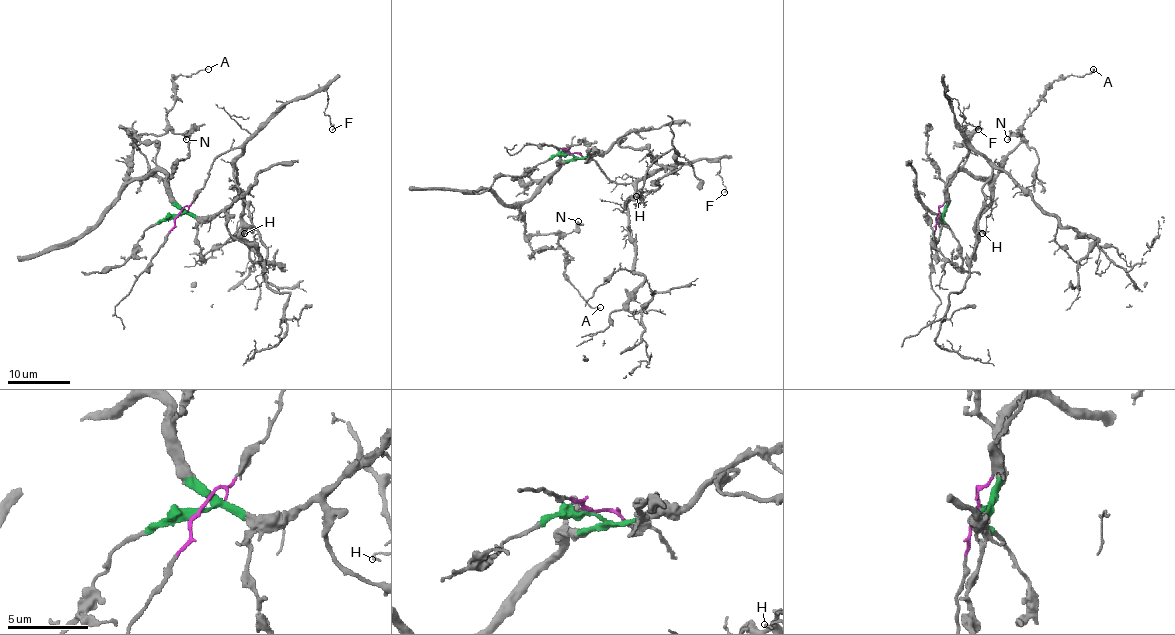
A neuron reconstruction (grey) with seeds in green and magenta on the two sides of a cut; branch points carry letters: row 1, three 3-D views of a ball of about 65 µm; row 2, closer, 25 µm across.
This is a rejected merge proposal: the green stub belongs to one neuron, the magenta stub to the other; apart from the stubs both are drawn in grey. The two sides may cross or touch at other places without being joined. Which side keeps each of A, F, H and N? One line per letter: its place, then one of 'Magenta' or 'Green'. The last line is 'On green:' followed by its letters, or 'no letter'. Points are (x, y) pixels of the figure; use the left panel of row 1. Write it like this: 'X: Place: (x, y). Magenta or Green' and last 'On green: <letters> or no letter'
A: Place: (208, 69). Green
F: Place: (332, 129). Magenta
H: Place: (244, 233). Magenta
N: Place: (186, 139). Green
On green: A, N

